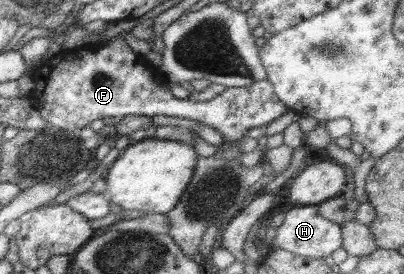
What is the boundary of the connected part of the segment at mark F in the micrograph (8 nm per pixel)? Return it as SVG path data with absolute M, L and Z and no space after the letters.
M117 36L101 46L89 43L85 48L61 50L32 72L34 87L29 94L41 118L49 126L77 133L90 122L112 116L116 119L128 114L141 116L175 116L198 121L215 129L225 142L243 139L251 128L266 125L289 109L277 100L273 86L267 79L249 86L226 87L215 97L202 102L189 98L175 98L169 91L165 75L132 52Z

